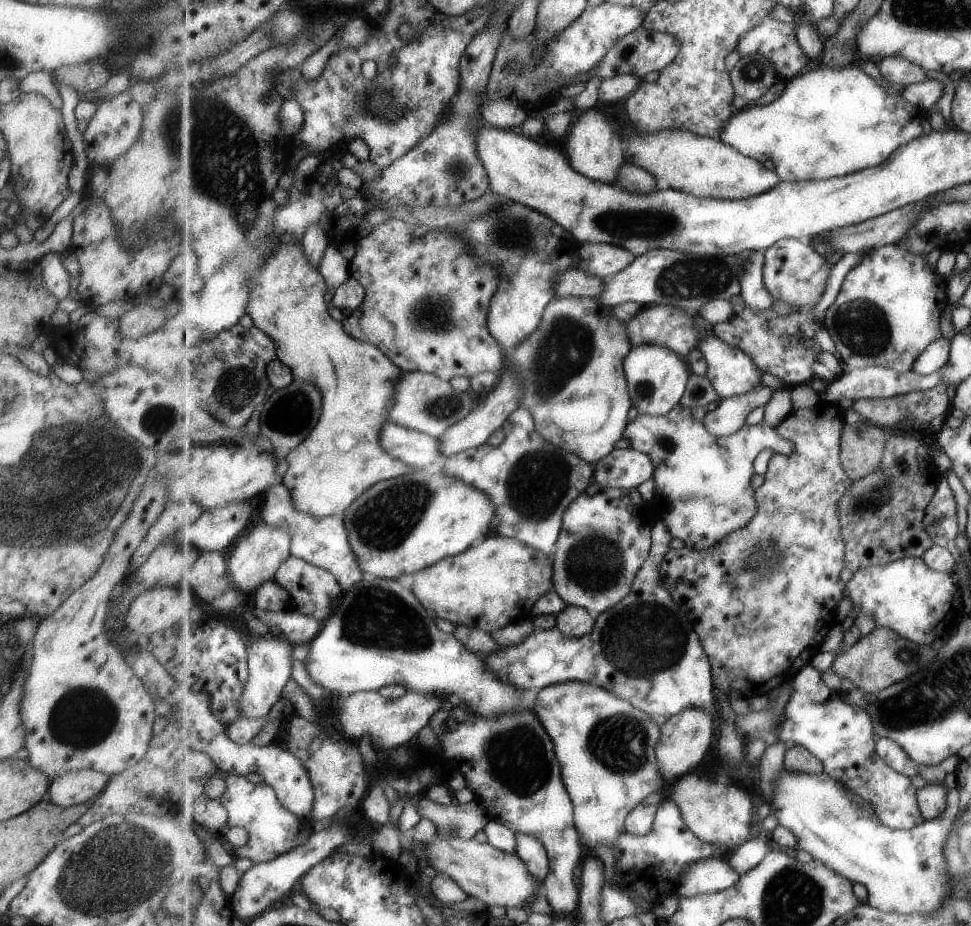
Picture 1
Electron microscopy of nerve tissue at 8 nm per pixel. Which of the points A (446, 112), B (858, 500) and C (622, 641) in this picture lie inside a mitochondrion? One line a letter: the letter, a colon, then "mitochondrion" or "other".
A: other
B: mitochondrion
C: mitochondrion

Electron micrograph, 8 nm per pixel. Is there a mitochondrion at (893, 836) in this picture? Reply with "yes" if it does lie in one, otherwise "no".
no

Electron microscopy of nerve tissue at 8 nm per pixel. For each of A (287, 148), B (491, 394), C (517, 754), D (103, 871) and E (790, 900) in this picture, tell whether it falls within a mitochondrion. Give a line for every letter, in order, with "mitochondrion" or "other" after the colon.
A: other
B: other
C: mitochondrion
D: mitochondrion
E: mitochondrion

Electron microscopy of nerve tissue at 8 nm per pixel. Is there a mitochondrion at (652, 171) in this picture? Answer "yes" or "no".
no

